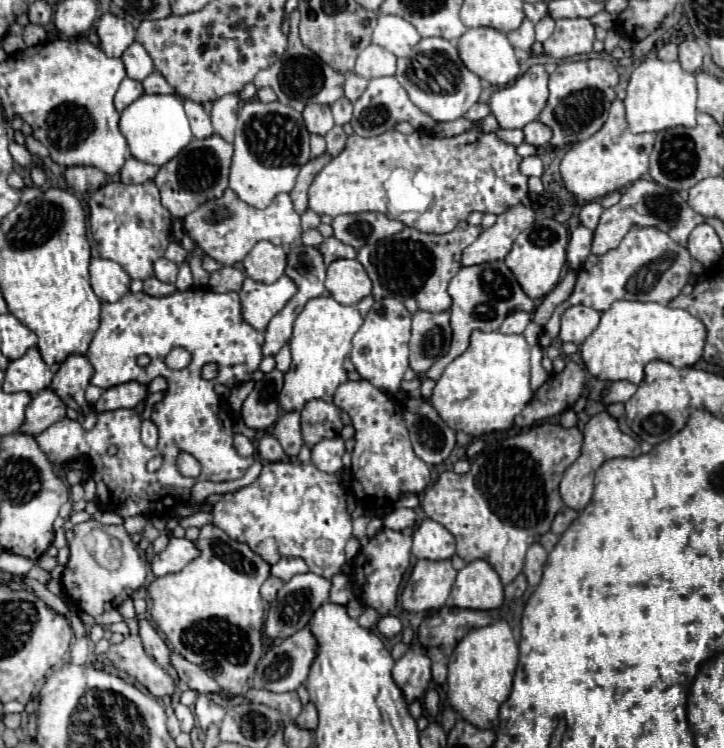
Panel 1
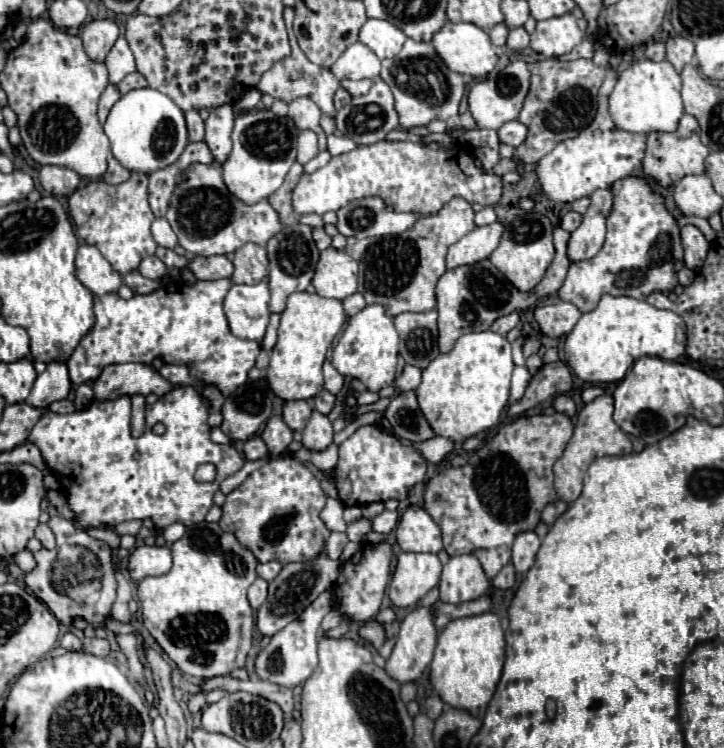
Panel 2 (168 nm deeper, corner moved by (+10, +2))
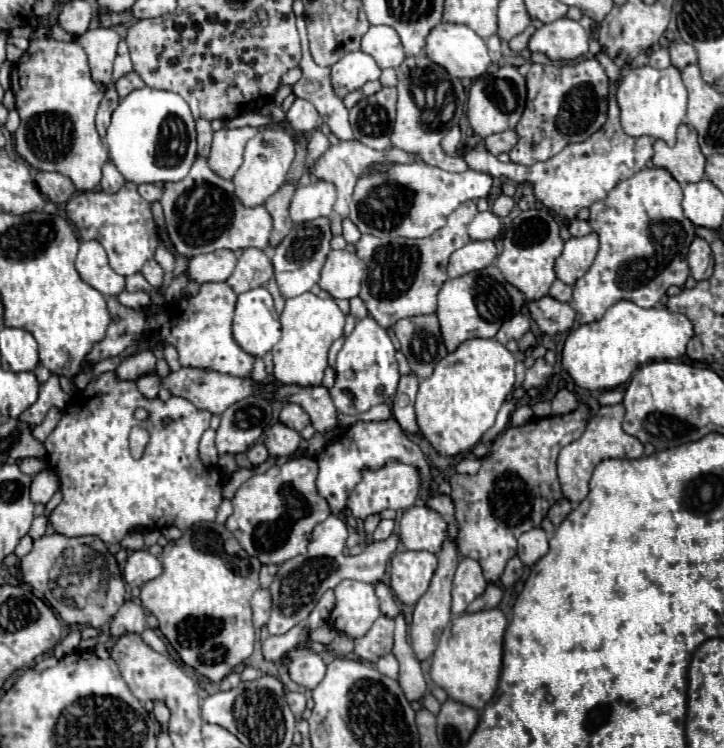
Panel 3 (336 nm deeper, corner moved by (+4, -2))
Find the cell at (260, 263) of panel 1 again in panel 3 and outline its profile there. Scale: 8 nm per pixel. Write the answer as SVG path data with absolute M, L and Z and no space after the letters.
M246 248L240 254L238 264L234 272L230 274L230 278L226 280L226 284L236 294L242 294L246 290L264 286L272 276L274 276L274 270L272 270L272 262L268 260L266 252L258 248Z

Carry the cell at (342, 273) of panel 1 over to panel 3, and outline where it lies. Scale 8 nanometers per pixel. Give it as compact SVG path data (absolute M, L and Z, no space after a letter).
M332 250L320 274L320 288L334 298L354 298L360 292L362 260L348 250Z

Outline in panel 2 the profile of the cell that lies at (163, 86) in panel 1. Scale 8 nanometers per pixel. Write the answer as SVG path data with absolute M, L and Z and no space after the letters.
M140 72L128 74L128 76L118 84L118 88L120 88L122 94L126 94L126 92L130 92L130 90L136 90L136 88L146 88L146 86L148 86L148 82L146 82L146 78L144 78Z

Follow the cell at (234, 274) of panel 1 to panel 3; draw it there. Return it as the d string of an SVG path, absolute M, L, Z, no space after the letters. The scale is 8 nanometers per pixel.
M216 250L194 256L188 264L188 276L200 284L226 282L236 266L236 254L232 250Z

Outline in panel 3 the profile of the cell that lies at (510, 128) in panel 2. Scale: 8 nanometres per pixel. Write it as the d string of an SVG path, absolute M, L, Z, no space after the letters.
M506 130L506 132L500 132L500 134L492 134L484 140L484 148L498 156L500 152L510 152L510 146L514 146L514 142L518 140L518 134L514 134L514 130Z

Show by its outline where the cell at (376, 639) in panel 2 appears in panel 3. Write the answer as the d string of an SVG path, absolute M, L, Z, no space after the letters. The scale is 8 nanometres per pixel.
M380 616L372 628L354 640L354 654L366 662L376 664L378 658L390 654L394 644L394 620L388 616Z

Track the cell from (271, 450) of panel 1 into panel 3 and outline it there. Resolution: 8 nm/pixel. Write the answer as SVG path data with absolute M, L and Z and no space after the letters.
M256 442L250 450L248 450L248 460L252 462L252 466L258 466L258 464L262 464L262 462L266 462L268 460L268 450L266 450L266 446L262 444L262 442Z

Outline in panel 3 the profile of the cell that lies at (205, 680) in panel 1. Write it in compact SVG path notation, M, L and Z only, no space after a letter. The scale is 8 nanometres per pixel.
M288 692L286 694L286 702L290 702L290 708L294 710L296 716L300 716L306 710L306 696L298 694L298 692Z

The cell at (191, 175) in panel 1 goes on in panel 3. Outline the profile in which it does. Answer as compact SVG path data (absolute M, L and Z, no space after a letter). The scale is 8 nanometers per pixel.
M140 184L138 186L138 194L148 200L148 202L156 202L162 198L162 190L156 184Z

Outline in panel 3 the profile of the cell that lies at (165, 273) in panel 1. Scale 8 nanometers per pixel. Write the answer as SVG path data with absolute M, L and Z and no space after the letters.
M148 260L148 262L144 264L144 268L142 268L142 274L144 274L144 278L150 282L150 286L158 288L158 286L162 284L164 272L162 272L162 268L158 266L156 260Z

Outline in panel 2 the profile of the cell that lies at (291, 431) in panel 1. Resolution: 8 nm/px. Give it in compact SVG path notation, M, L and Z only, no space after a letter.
M272 416L262 432L262 438L270 450L272 456L280 456L282 452L288 450L292 442L292 430L286 426L282 416Z

